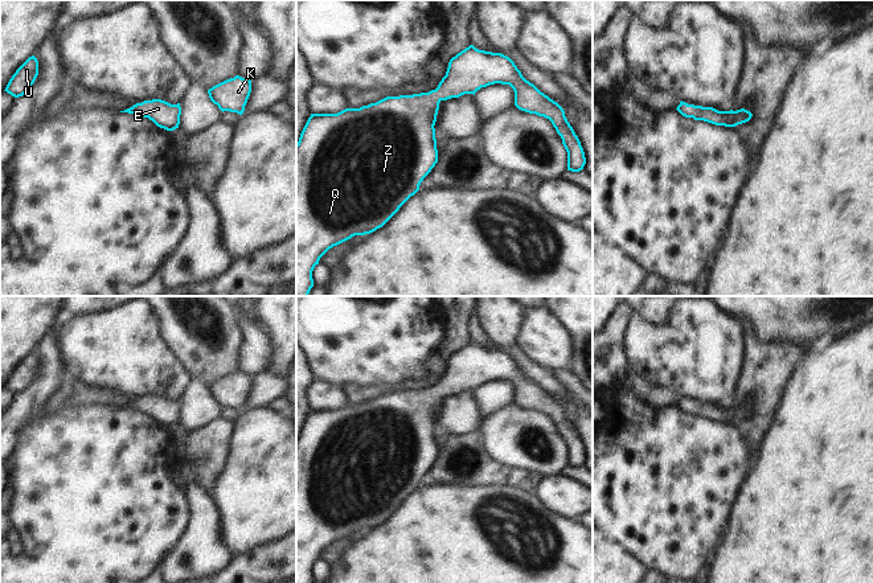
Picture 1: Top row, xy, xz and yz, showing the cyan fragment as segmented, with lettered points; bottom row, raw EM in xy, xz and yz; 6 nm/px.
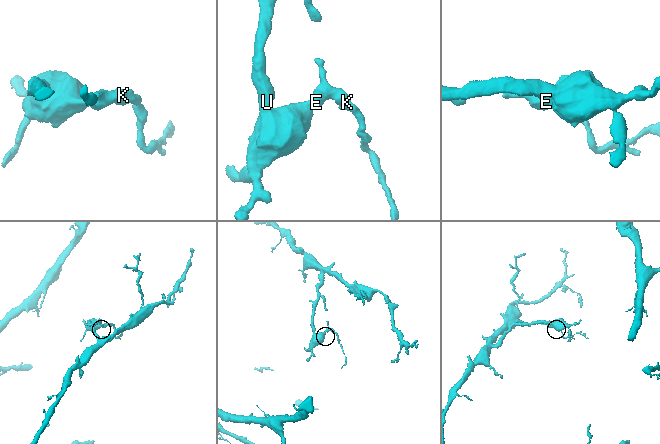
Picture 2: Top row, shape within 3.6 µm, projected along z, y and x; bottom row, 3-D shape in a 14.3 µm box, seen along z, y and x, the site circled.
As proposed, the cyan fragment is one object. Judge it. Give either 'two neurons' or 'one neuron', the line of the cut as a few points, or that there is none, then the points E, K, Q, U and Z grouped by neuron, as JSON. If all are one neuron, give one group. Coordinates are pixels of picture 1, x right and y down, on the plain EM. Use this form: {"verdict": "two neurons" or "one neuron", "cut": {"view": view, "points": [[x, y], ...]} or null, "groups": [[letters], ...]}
{"verdict": "one neuron", "cut": null, "groups": [["E", "K", "Q", "U", "Z"]]}

